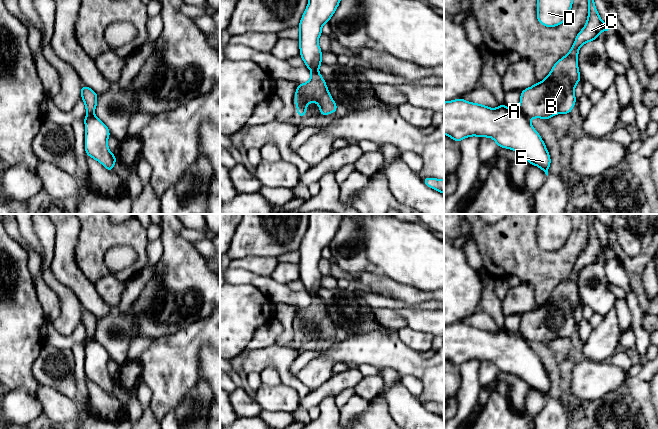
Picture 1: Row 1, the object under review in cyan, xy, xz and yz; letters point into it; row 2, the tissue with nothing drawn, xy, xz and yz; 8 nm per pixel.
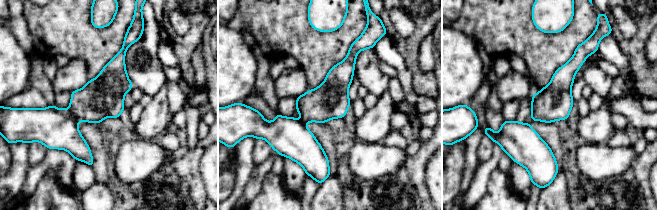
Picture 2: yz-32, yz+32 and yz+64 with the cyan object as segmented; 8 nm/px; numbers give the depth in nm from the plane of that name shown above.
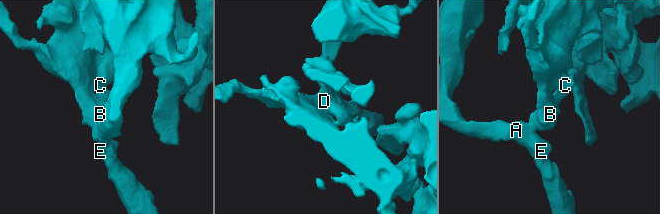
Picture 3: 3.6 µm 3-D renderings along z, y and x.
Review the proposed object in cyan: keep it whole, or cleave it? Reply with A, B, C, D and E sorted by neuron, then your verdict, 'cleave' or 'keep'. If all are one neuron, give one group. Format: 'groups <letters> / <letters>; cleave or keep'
groups A E / B C D; cleave

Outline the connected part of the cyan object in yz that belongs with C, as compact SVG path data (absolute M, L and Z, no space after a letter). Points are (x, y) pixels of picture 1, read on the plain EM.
M589 214L588 217L588 235L587 246L583 253L576 260L575 266L567 279L558 284L549 299L541 306L536 307L532 311L524 313L521 316L519 333L529 343L543 342L548 344L550 341L563 337L569 338L576 327L574 312L580 305L580 297L578 294L578 275L581 269L595 264L601 255L611 254L608 247L603 247L594 228L594 220L596 214Z

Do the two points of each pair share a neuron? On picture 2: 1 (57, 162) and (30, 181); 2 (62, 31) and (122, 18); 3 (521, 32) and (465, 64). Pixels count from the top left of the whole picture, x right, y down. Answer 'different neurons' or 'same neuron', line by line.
1: same neuron
2: same neuron
3: different neurons

